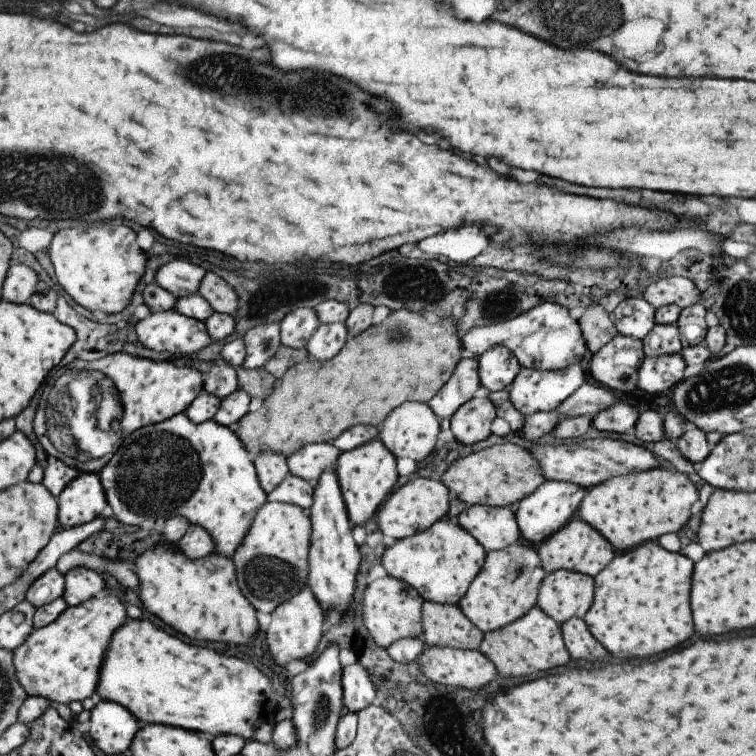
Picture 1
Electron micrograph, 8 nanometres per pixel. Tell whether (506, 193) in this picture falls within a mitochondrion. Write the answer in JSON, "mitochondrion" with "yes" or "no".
{"mitochondrion":"no"}

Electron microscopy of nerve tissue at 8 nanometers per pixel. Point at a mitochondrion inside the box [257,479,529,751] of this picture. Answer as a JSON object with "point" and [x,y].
{"point":[322,709]}

